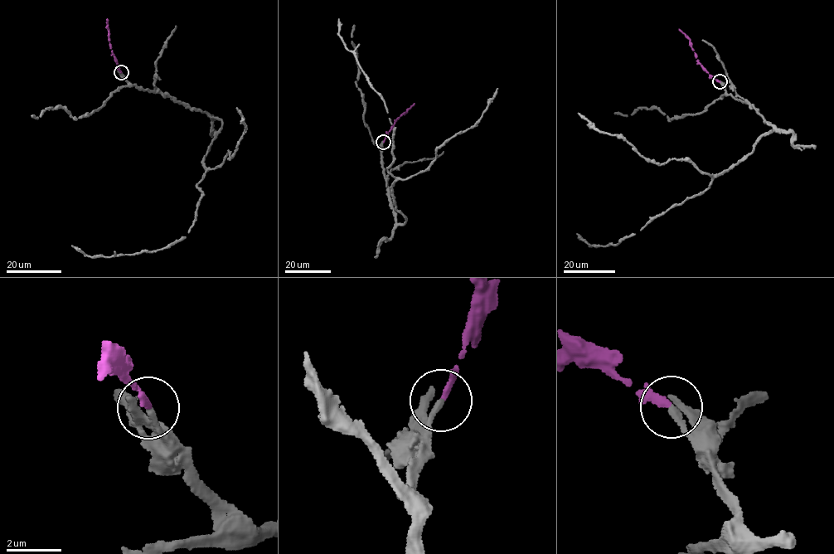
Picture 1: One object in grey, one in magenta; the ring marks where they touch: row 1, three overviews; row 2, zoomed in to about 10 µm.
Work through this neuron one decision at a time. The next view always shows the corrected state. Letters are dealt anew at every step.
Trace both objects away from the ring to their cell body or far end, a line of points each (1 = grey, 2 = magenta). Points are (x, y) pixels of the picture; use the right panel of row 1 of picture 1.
1: (720, 82), (773, 130), (707, 189), (618, 244), (589, 245), (576, 234)
2: (720, 82), (700, 65), (690, 39), (679, 29)

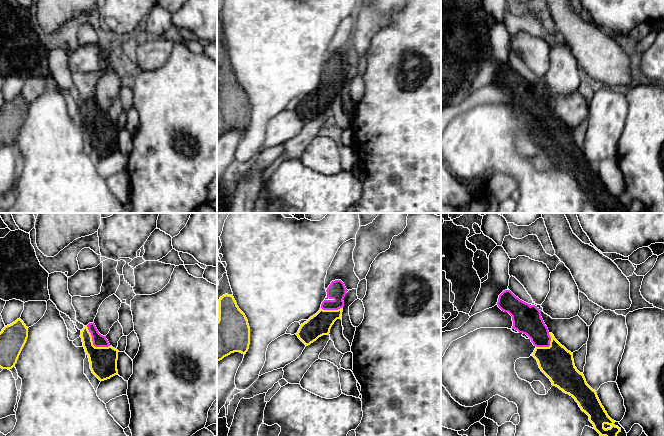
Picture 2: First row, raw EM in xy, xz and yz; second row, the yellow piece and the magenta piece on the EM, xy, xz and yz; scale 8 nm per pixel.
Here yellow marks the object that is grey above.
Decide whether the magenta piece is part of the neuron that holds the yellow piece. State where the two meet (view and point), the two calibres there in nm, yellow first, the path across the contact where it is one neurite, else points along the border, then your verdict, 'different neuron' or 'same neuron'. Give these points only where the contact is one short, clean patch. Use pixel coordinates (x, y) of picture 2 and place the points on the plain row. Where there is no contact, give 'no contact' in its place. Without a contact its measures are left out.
contact xy (92, 119); calibres 220 and 100 nm; way xy (103, 136), (99, 126), (92, 119), (99, 116); same neuron

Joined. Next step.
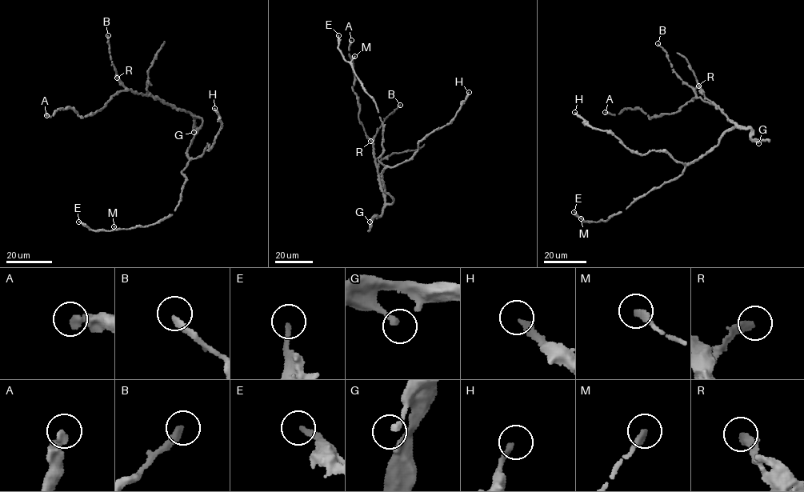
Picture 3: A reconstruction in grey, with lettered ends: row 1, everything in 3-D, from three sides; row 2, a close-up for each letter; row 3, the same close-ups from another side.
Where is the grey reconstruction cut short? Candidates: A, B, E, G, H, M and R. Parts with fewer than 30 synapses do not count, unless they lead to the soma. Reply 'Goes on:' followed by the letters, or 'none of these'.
Goes on: E, H

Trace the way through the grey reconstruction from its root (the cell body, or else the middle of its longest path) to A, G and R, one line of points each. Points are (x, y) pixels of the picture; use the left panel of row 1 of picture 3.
A: (198, 130), (201, 117), (131, 90), (113, 95), (100, 110), (85, 117), (70, 108), (46, 115)
G: (198, 130), (202, 122), (201, 117), (194, 116), (196, 116), (194, 132)
R: (198, 130), (202, 122), (201, 117), (194, 116), (157, 98), (128, 90), (117, 78)

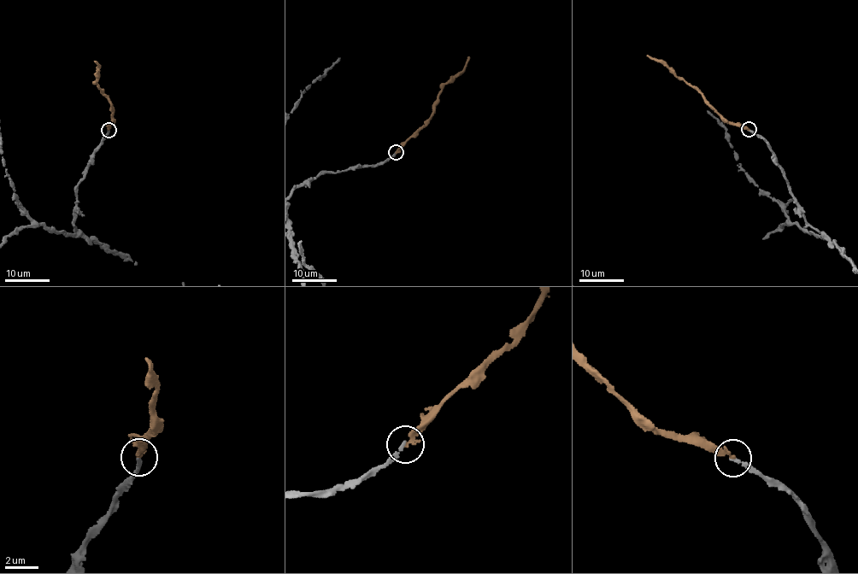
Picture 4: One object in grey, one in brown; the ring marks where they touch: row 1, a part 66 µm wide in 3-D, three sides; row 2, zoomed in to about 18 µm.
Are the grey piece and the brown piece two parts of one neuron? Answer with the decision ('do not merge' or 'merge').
merge

